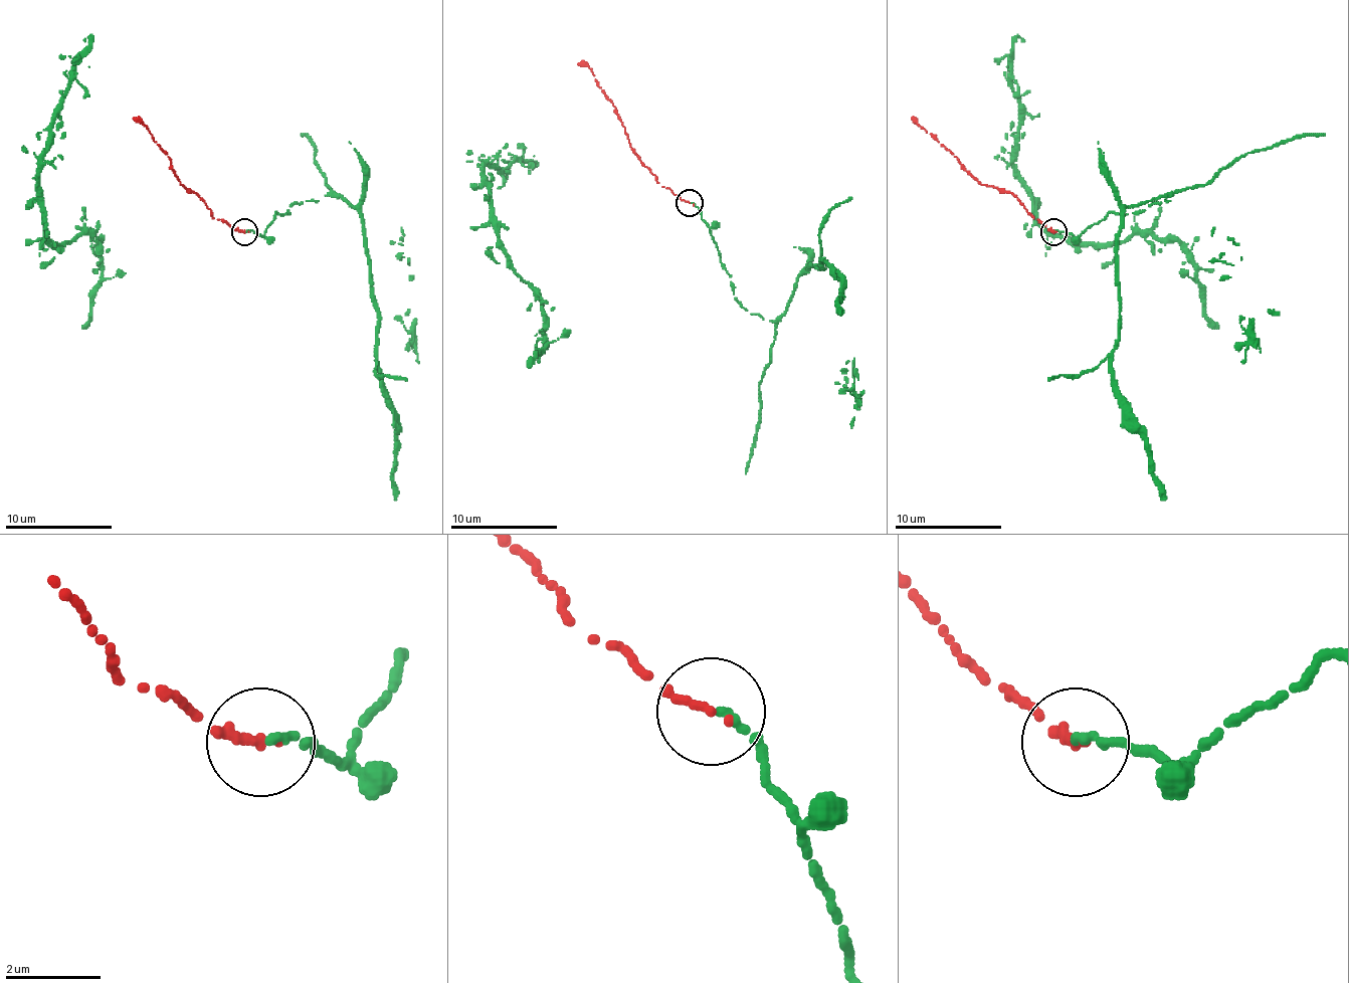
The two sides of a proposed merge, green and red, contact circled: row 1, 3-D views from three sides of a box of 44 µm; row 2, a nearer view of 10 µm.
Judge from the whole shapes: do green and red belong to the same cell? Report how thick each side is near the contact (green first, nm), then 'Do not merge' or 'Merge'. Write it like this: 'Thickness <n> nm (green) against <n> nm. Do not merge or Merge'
Thickness 160 nm (green) against 200 nm. Merge

